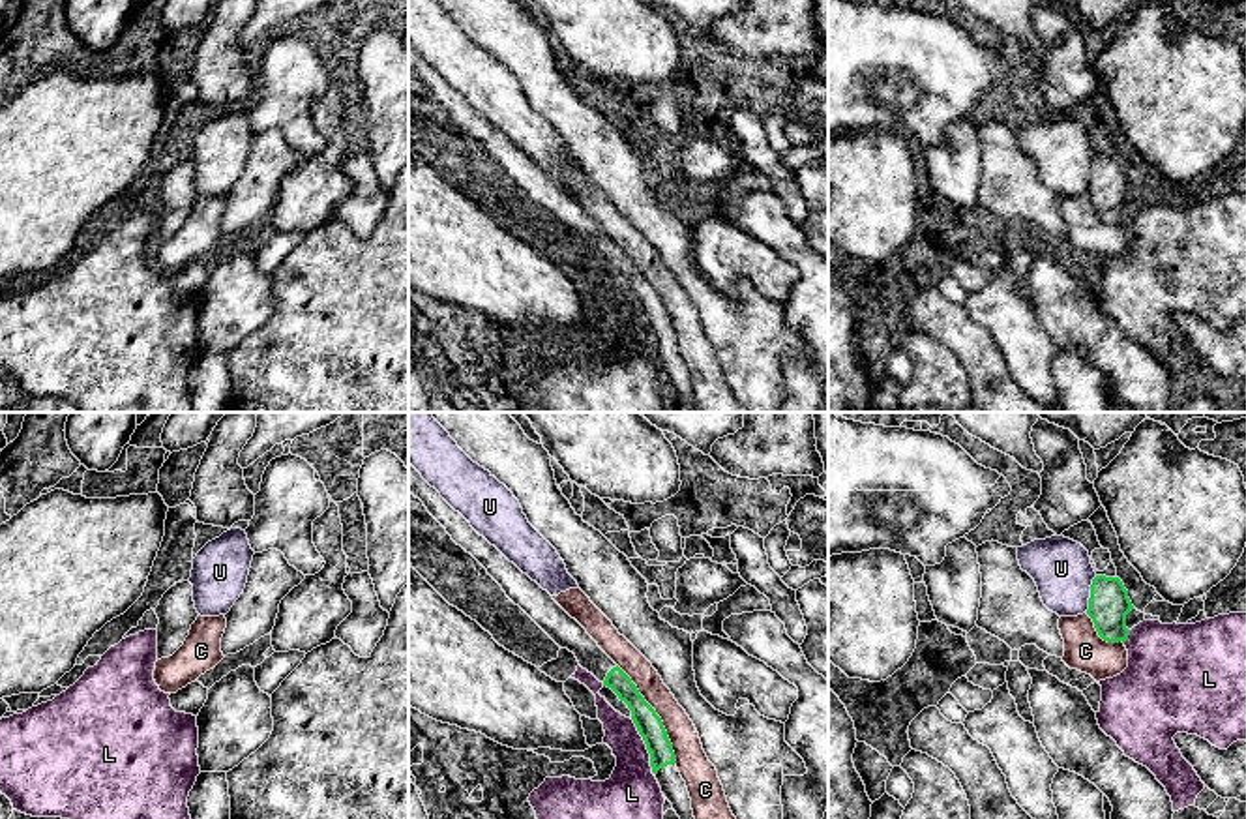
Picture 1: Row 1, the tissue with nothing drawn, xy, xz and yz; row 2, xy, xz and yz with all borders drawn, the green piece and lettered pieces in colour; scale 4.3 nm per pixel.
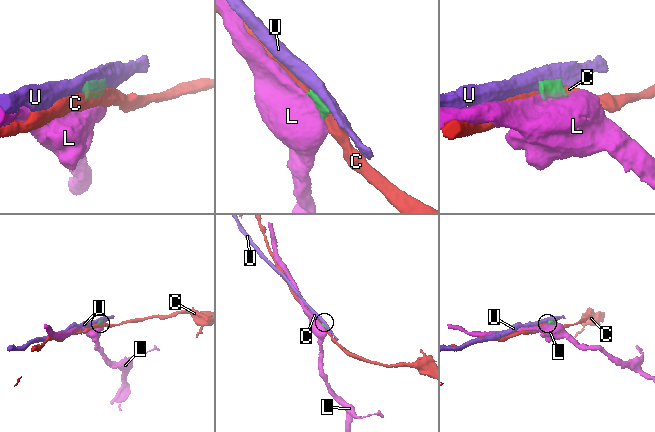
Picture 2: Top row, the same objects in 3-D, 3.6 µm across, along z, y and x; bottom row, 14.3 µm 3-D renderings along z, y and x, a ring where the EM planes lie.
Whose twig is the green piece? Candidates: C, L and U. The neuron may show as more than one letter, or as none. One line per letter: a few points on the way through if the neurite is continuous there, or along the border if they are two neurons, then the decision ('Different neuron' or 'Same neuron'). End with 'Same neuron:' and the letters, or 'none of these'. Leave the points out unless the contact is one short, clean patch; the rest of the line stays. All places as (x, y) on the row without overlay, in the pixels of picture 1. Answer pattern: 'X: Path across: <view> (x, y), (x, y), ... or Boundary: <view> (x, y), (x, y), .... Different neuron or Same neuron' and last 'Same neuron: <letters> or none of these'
C: Different neuron
L: Boundary: xz (630, 298), (645, 325), (652, 351). Different neuron
U: Boundary: yz (1097, 156), (1085, 192). Different neuron
Same neuron: none of these

